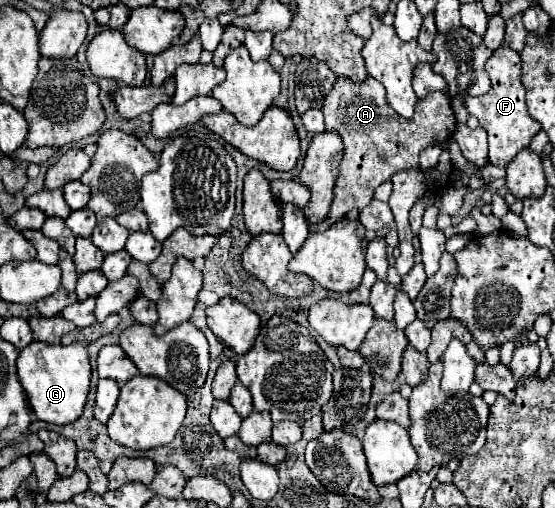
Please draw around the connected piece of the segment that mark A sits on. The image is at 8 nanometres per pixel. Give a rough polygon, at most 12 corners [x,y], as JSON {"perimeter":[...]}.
{"perimeter":[[338,77],[326,129],[344,157],[326,229],[456,131],[446,93],[404,119],[382,83]]}

